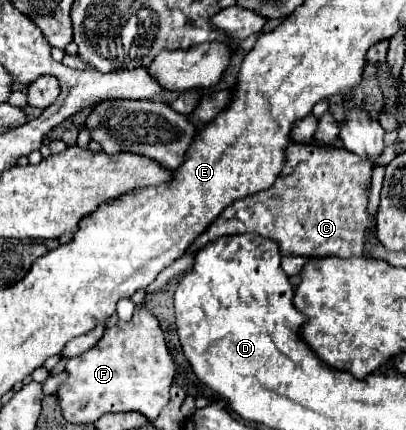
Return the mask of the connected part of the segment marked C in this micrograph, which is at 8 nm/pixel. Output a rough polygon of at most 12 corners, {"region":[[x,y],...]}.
{"region":[[290,143],[269,189],[190,245],[238,233],[282,255],[360,257],[372,163]]}

